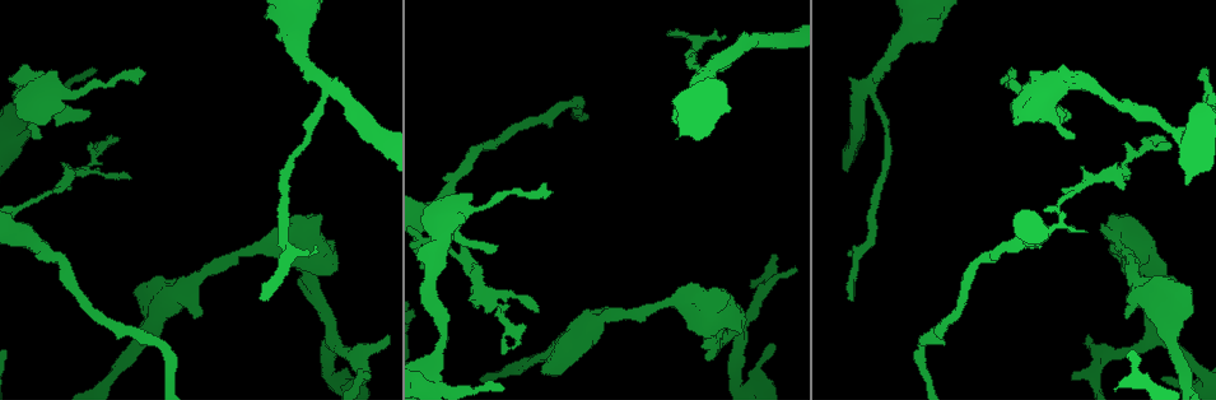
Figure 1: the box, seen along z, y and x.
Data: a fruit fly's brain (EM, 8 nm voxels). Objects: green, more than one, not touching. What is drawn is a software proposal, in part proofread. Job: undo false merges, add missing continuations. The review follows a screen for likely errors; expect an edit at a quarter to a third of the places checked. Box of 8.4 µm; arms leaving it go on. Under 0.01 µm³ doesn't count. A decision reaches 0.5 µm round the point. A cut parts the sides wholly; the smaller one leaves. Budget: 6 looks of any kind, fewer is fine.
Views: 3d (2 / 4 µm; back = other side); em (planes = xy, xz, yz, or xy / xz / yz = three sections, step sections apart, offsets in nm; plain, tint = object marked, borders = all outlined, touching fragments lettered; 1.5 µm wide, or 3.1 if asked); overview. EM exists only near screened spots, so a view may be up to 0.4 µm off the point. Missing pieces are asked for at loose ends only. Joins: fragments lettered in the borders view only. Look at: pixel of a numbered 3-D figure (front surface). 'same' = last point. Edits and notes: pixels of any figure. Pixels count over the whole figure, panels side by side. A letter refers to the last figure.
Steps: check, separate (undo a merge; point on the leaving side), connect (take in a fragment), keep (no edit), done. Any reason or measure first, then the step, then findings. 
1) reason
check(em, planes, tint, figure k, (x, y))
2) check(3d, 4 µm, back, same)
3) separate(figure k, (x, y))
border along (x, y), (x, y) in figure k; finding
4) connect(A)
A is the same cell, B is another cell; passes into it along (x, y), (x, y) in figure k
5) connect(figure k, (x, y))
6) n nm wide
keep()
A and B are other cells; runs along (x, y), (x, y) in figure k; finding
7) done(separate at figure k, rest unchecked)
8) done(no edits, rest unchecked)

branch stops here
check(3d, 2 µm, figure 1, (1000, 80))

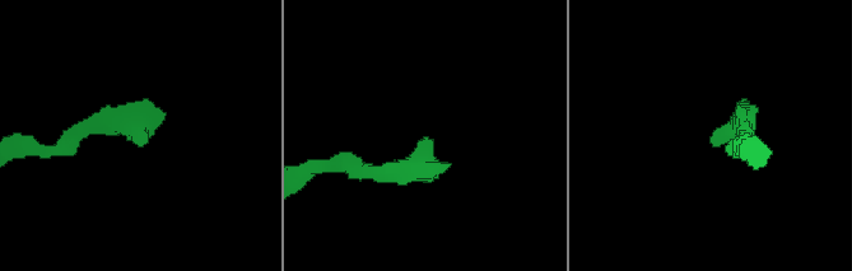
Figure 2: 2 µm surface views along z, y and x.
check(em, planes, borders, figure 2, (146, 130))

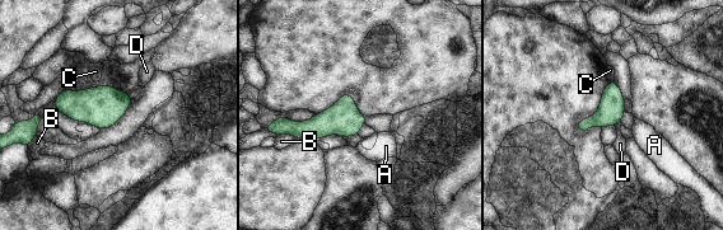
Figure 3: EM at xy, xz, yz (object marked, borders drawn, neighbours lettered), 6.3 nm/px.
keep()
A, B, C and D are other cells; no lettered fragment goes on from it

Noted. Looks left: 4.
check(3d, 2 µm, back, figure 1, (722, 36))

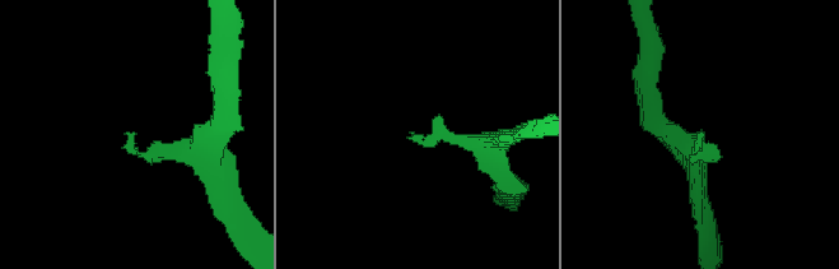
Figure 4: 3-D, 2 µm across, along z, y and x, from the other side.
check(em, planes, borders, figure 4, (700, 133))

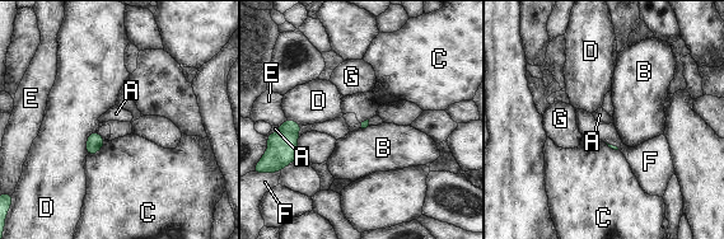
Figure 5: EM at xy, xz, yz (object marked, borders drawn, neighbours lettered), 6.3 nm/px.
keep()
A, B, C, D, E, F and G are other cells; border along (302, 125), (298, 136) in figure 5; none of them fits

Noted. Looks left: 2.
branch stops here
check(3d, 2 µm, figure 1, (201, 313))

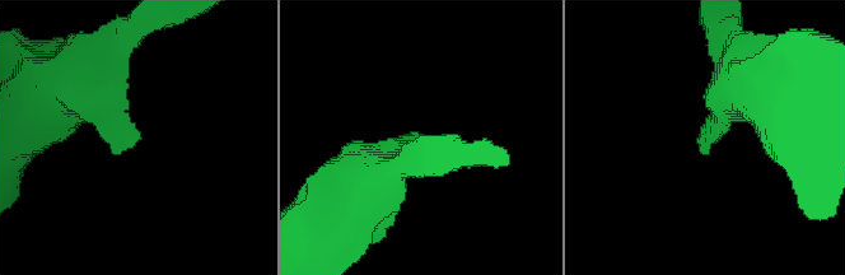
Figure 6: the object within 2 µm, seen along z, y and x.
shape alone is not enough
check(em, xz, step 4, borders, figure 6, (135, 139))

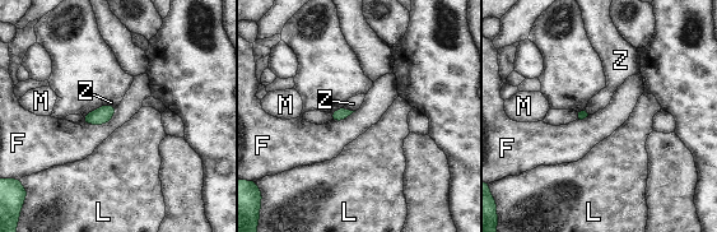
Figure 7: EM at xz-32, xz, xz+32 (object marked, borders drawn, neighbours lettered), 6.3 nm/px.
keep()
F, L, M and Z are other cells; border along (116, 107), (106, 123), (83, 123) in figure 7; none of them fits

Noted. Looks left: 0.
done(no edits, rest unchecked)

